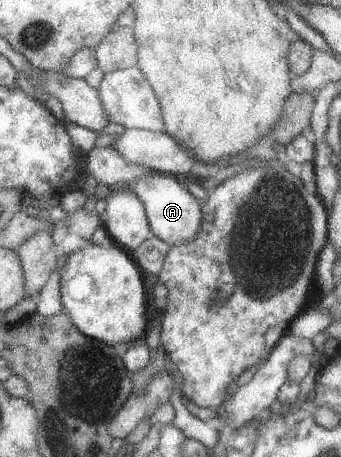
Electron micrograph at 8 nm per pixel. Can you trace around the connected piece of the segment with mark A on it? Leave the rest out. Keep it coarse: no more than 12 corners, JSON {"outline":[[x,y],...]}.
{"outline":[[172,175],[125,183],[141,202],[151,236],[167,246],[199,232],[198,200]]}

